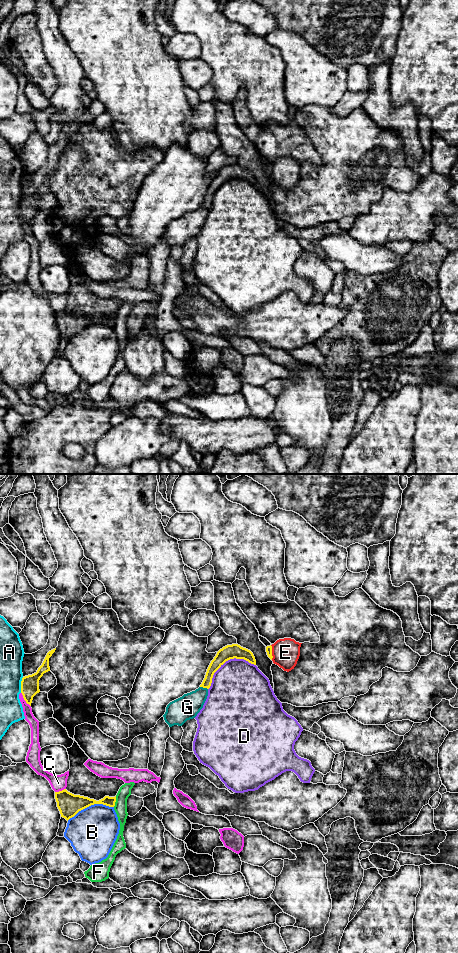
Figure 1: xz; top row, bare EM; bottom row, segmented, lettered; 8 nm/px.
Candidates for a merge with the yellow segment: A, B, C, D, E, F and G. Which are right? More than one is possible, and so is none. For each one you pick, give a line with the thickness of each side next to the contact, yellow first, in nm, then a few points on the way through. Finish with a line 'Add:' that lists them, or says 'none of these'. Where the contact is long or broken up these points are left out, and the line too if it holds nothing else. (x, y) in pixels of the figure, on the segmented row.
Add: none of these

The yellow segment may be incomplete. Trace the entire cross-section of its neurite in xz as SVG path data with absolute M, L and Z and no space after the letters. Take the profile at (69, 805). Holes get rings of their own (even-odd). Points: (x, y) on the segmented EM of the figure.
M66 789L59 792L55 792L55 799L61 817L65 818L67 821L70 818L74 817L79 811L91 805L103 804L109 807L114 807L116 802L116 796L105 796L103 799L96 801L88 797L74 795L68 792Z

